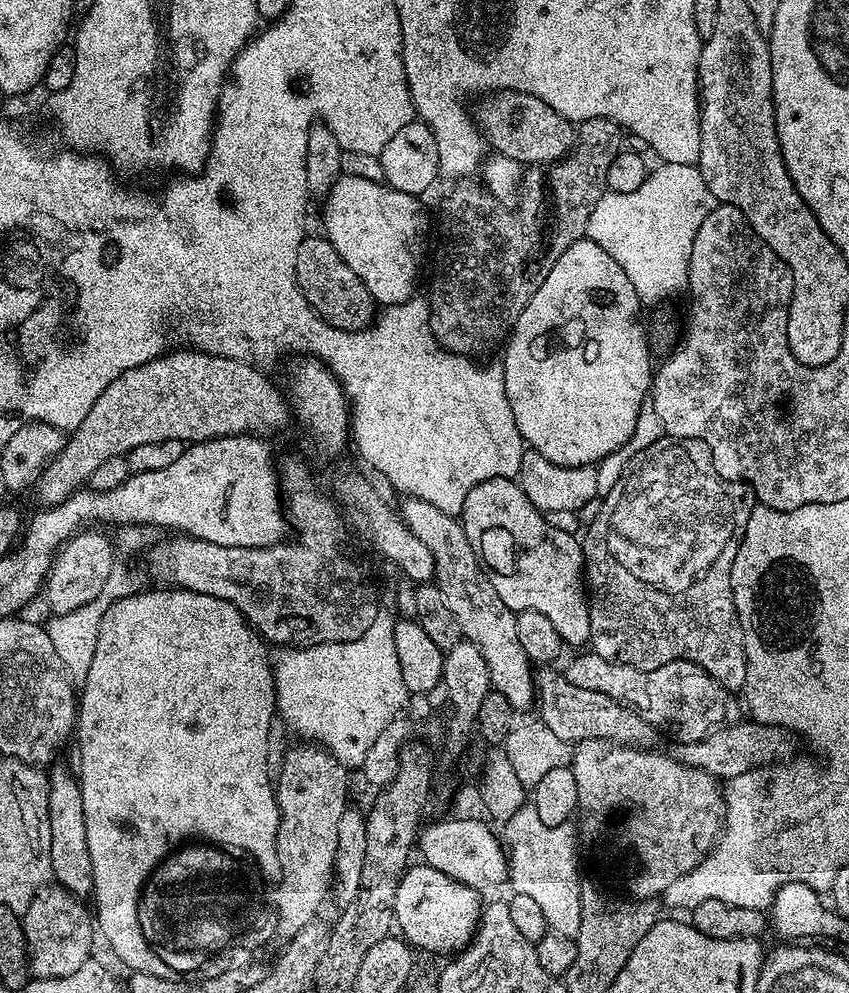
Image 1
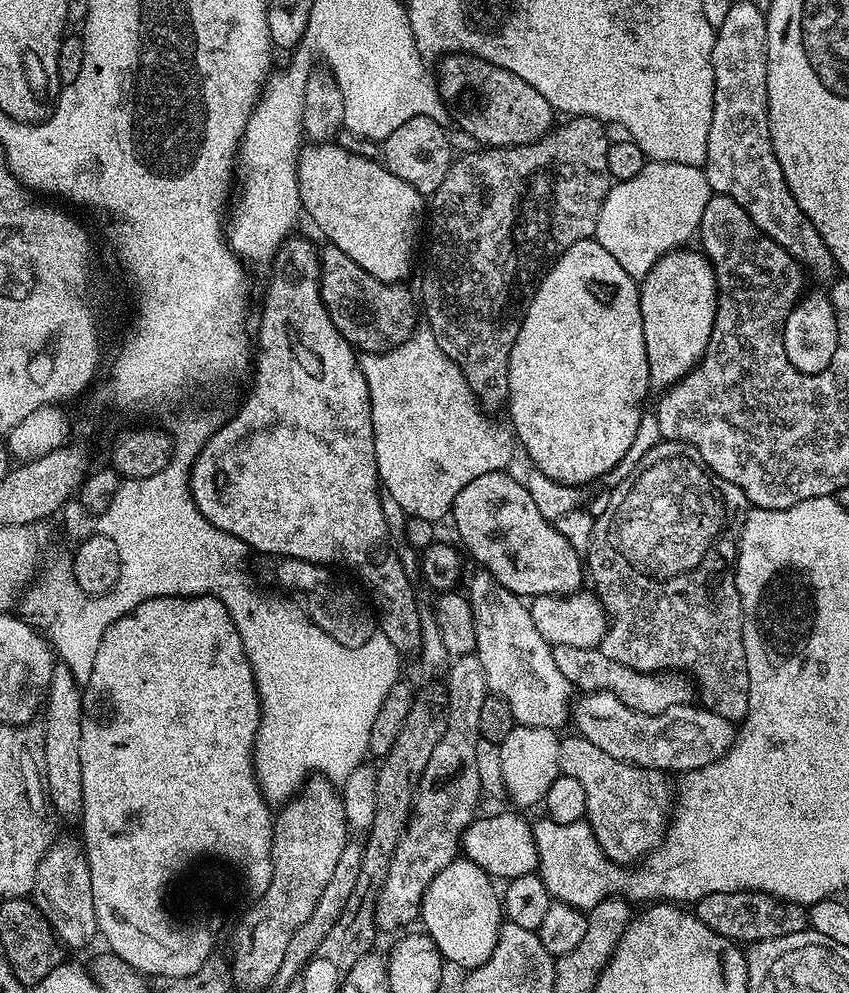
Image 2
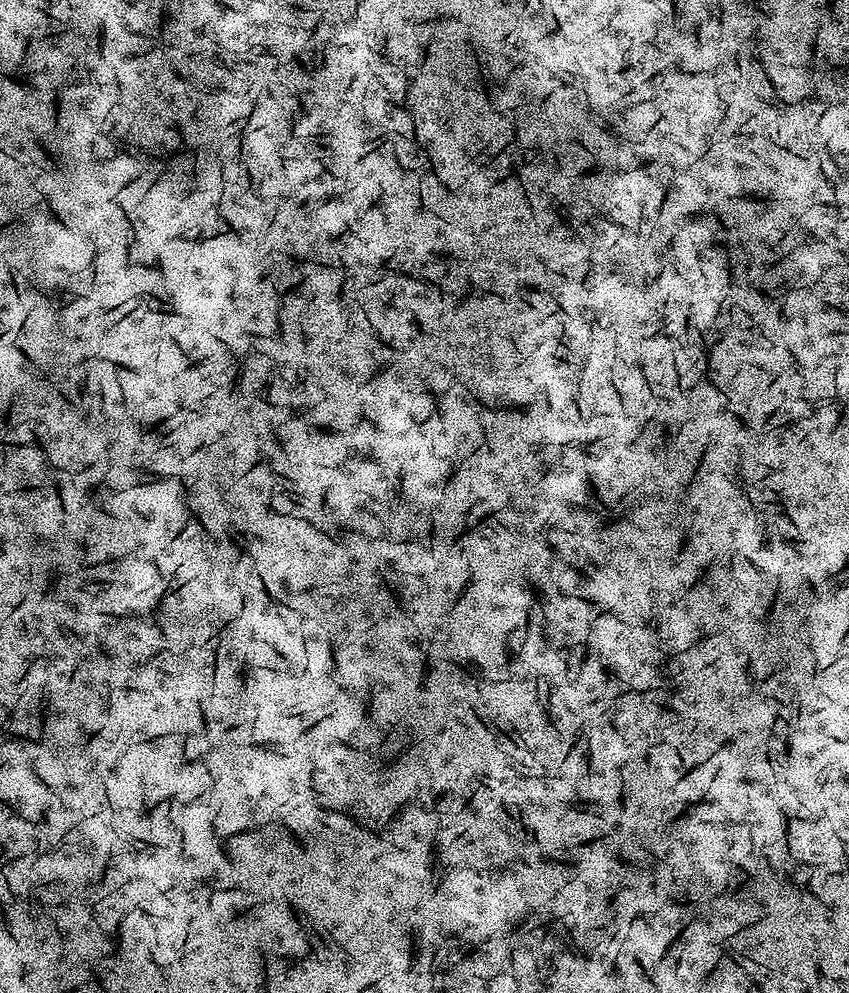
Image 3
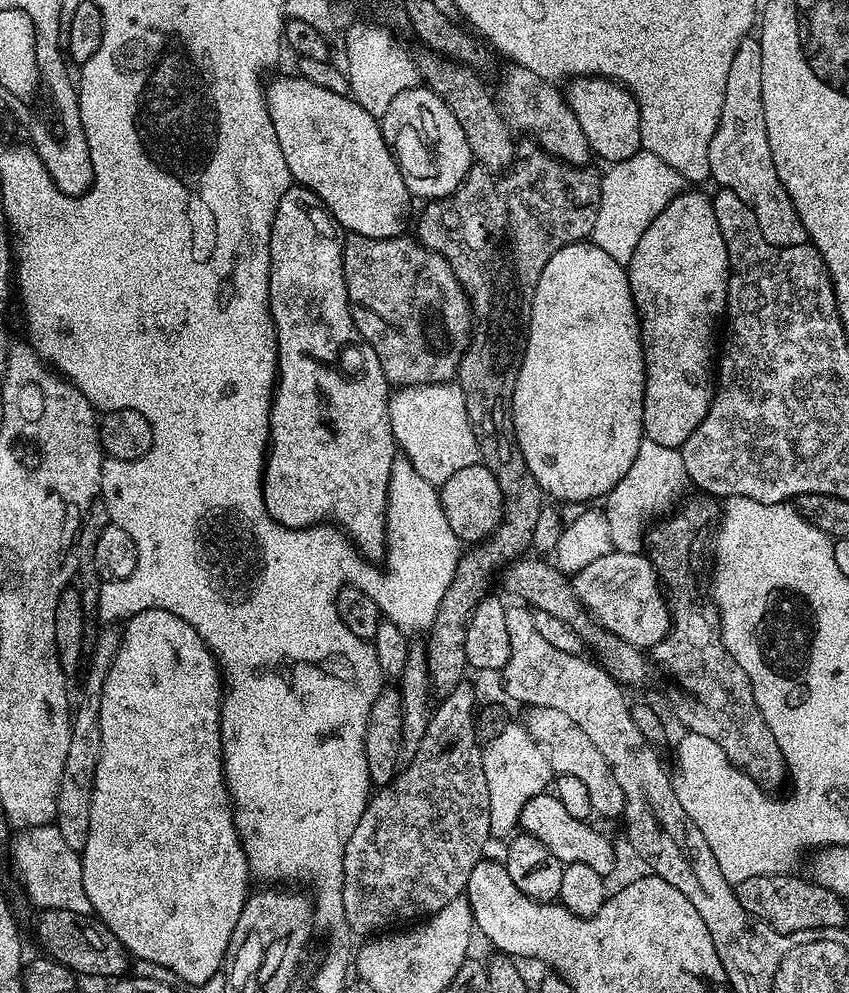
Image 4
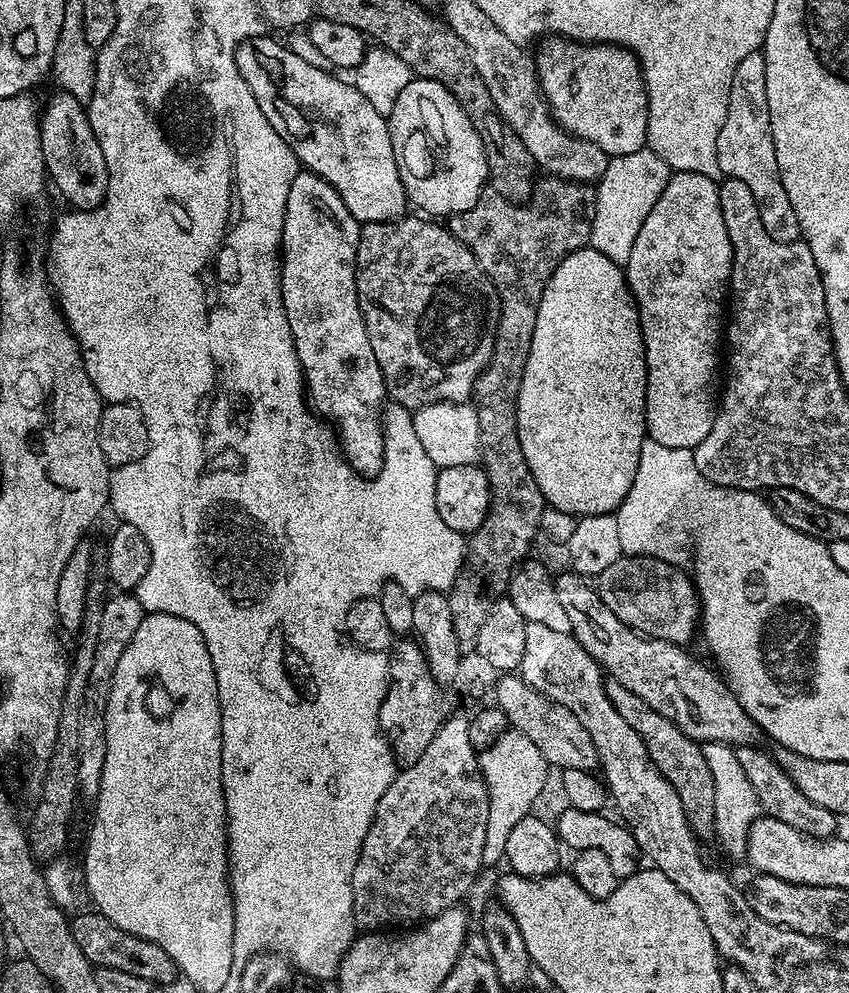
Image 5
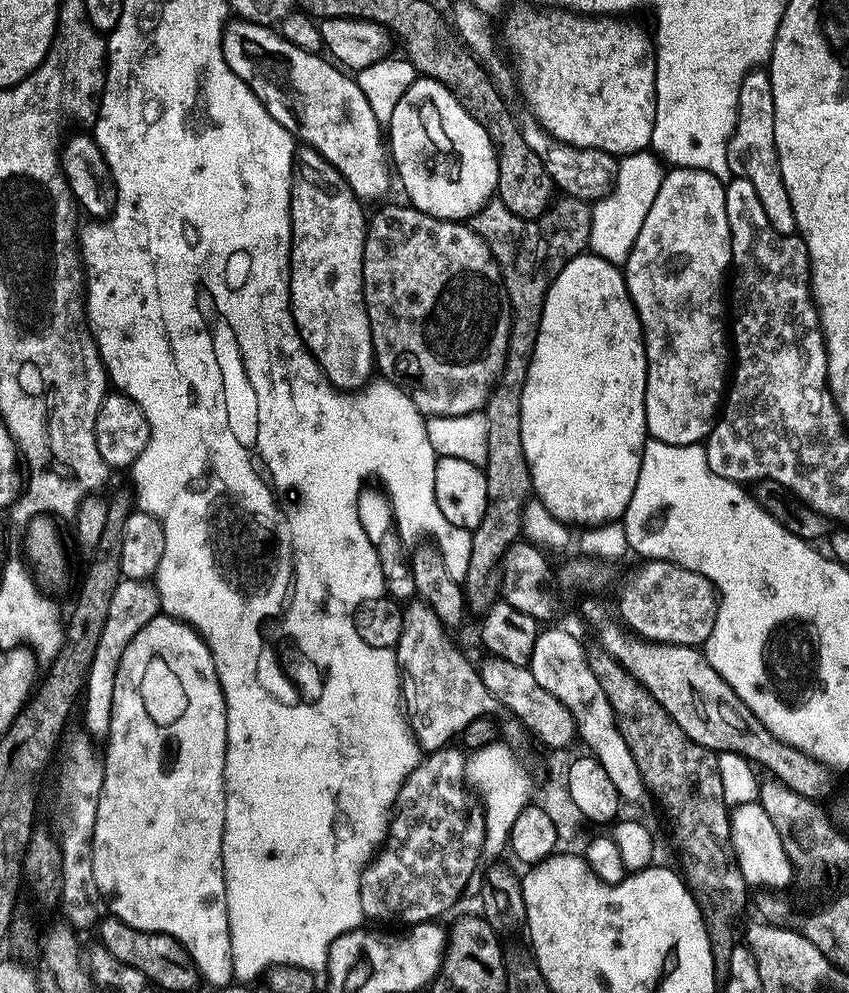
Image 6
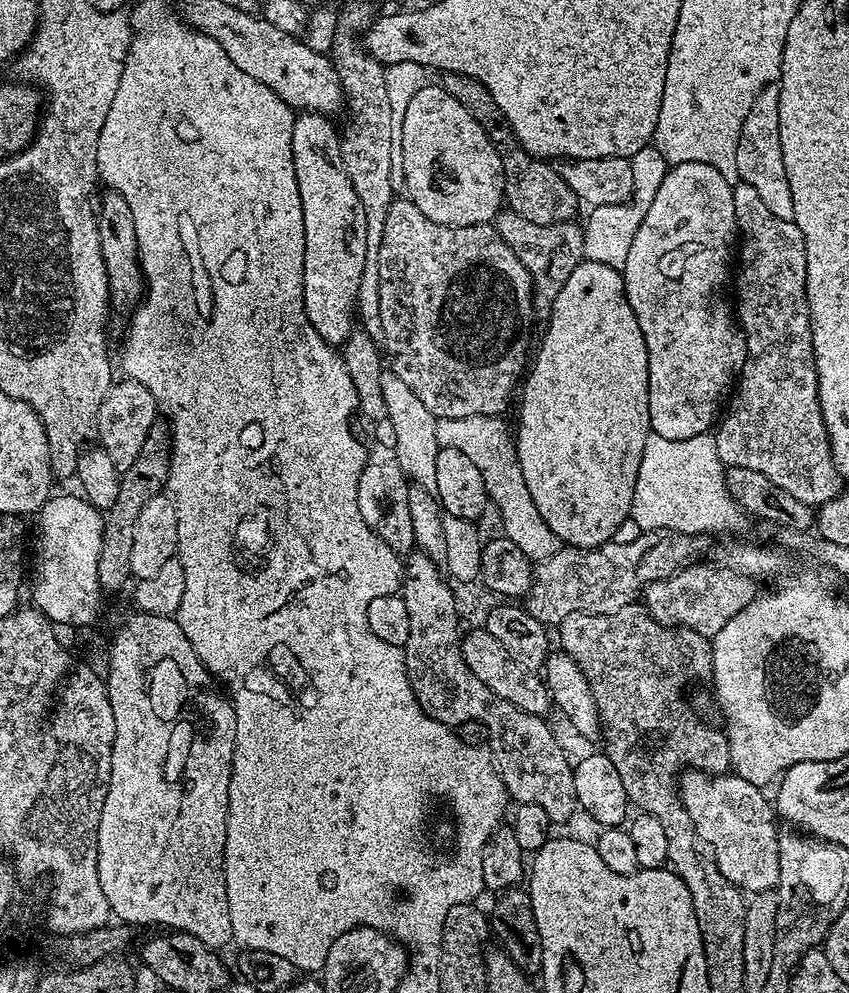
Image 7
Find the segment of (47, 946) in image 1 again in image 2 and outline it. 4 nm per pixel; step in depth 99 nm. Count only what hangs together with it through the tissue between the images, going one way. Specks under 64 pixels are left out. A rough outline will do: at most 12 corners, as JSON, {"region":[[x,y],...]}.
{"region":[[57,839],[30,899],[65,949],[97,939],[90,866]]}

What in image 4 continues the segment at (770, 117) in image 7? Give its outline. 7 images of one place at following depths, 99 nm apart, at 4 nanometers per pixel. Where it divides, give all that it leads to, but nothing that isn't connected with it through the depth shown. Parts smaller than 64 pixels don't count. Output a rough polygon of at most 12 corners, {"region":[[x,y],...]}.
{"region":[[762,46],[730,62],[711,179],[754,210],[766,242],[809,243],[762,110]]}

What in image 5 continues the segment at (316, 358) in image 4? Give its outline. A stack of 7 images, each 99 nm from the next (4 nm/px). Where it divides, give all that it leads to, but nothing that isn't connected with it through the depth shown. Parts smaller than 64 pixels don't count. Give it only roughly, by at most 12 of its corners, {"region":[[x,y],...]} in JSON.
{"region":[[290,182],[280,297],[311,407],[384,469],[386,389],[358,306],[361,227]]}

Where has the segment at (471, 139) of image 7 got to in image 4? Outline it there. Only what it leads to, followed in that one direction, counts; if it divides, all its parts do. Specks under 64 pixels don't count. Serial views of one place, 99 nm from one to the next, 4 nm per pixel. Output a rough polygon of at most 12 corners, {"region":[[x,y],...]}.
{"region":[[431,88],[379,117],[413,197],[440,200],[474,167],[470,142]]}

